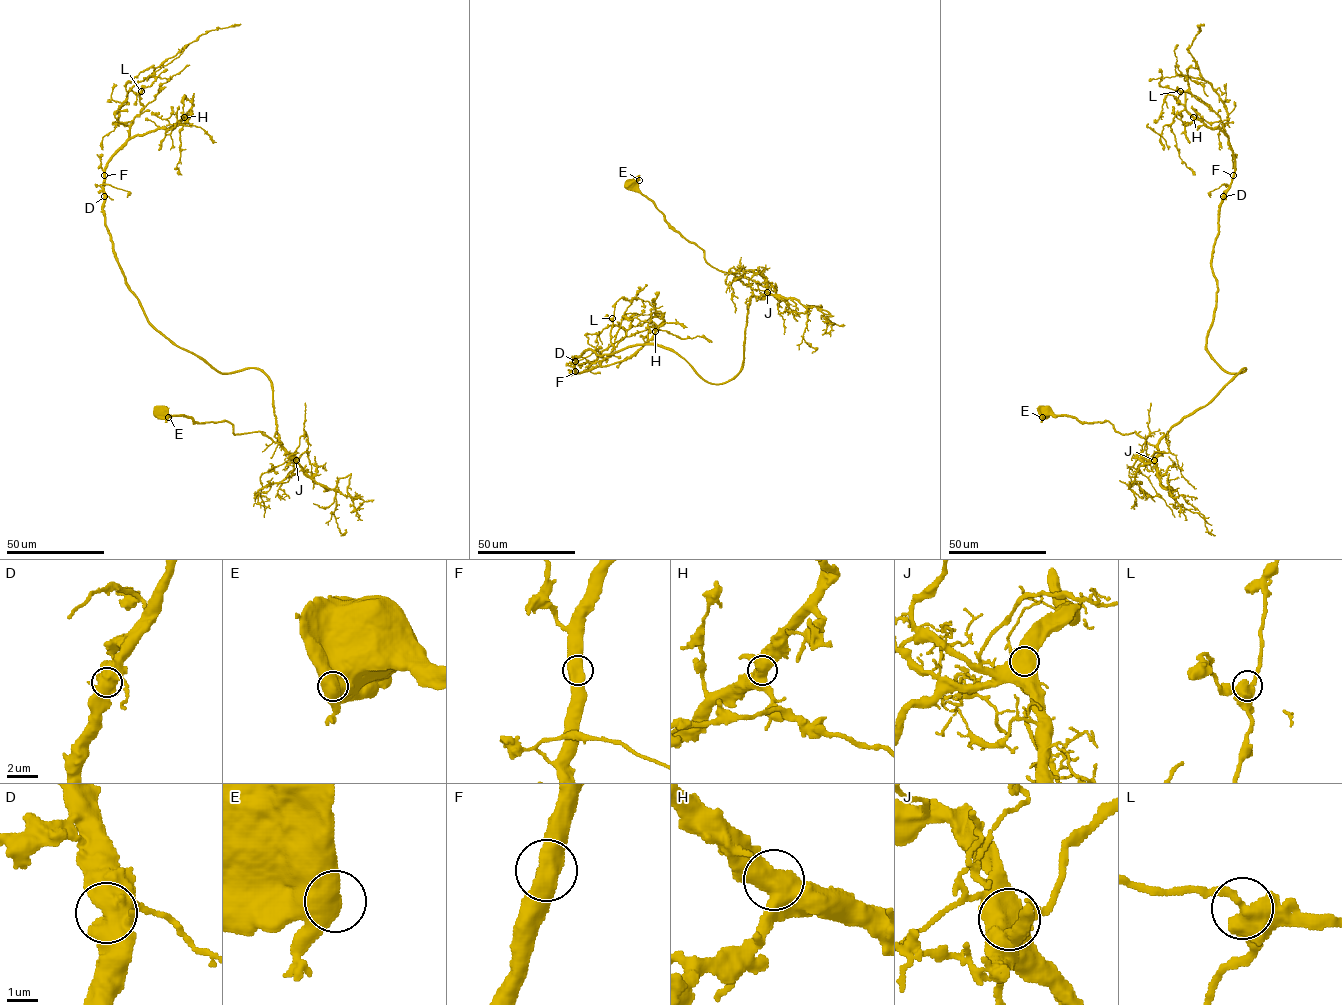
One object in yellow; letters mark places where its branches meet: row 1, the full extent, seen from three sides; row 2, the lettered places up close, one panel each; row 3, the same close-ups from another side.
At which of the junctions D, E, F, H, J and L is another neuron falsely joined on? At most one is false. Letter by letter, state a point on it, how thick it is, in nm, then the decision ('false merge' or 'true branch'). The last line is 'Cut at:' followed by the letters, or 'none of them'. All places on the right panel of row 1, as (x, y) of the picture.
D: at (1223, 196); 650 nm thick; true branch
E: at (1042, 417); 800 nm thick; true branch
F: at (1233, 175); 650 nm thick; true branch
H: at (1193, 117); 650 nm thick; true branch
J: at (1154, 460); 850 nm thick; true branch
L: at (1180, 91); 600 nm thick; true branch
Cut at: none of them

